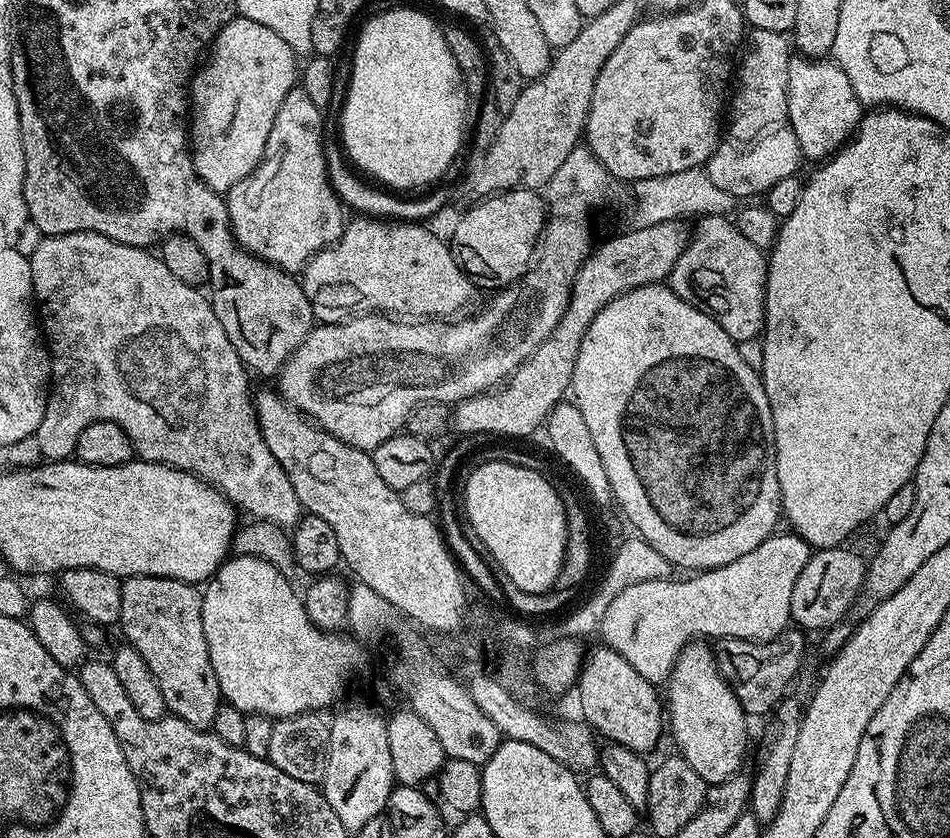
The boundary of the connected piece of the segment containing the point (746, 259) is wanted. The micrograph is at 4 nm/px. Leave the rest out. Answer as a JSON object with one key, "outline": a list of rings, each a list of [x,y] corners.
{"outline":[[[701,216],[695,221],[695,224],[688,237],[688,245],[682,250],[682,256],[678,258],[678,262],[674,262],[674,270],[668,276],[667,283],[674,290],[674,294],[678,294],[678,298],[690,302],[698,310],[708,312],[710,318],[714,318],[714,322],[718,322],[718,326],[722,326],[722,330],[726,330],[726,334],[730,334],[732,340],[739,342],[741,340],[757,339],[764,331],[764,298],[766,296],[766,278],[768,277],[768,258],[765,249],[750,243],[727,216]]]}

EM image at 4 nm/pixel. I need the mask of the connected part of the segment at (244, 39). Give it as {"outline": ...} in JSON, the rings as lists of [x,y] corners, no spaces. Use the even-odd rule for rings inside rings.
{"outline":[[[237,14],[232,17],[229,24],[222,26],[222,30],[210,45],[206,59],[193,75],[190,85],[190,151],[192,153],[192,165],[200,175],[203,184],[210,186],[218,193],[224,194],[235,184],[242,182],[242,178],[246,178],[260,165],[260,160],[266,150],[266,138],[270,138],[270,126],[274,126],[274,114],[278,114],[278,106],[282,106],[282,98],[286,98],[286,94],[290,94],[290,90],[297,87],[298,64],[296,68],[296,60],[298,60],[296,51],[290,46],[286,46],[284,39],[278,38],[278,34],[274,34],[274,30],[270,30],[270,26],[262,26],[262,22],[254,22],[254,18],[246,18]]]}

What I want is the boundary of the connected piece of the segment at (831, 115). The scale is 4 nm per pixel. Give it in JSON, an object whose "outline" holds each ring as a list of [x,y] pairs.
{"outline":[[[799,54],[793,55],[788,63],[788,118],[787,127],[794,130],[798,138],[800,155],[805,161],[823,162],[829,155],[840,151],[856,132],[862,119],[862,105],[858,94],[854,94],[854,86],[850,86],[850,78],[840,69],[839,64],[828,58],[809,58]]]}

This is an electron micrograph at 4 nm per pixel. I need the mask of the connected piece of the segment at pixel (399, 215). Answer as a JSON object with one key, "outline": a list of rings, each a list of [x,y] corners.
{"outline":[[[327,131],[324,135],[324,157],[327,160],[328,180],[331,188],[335,190],[335,194],[341,200],[341,203],[347,209],[354,209],[359,215],[370,216],[373,219],[394,219],[403,220],[405,222],[424,222],[426,218],[438,213],[448,202],[448,194],[444,190],[433,189],[431,192],[425,193],[424,198],[414,198],[408,200],[400,198],[398,194],[386,191],[385,189],[369,184],[365,179],[361,178],[349,165],[343,151],[339,135],[335,131]]]}

